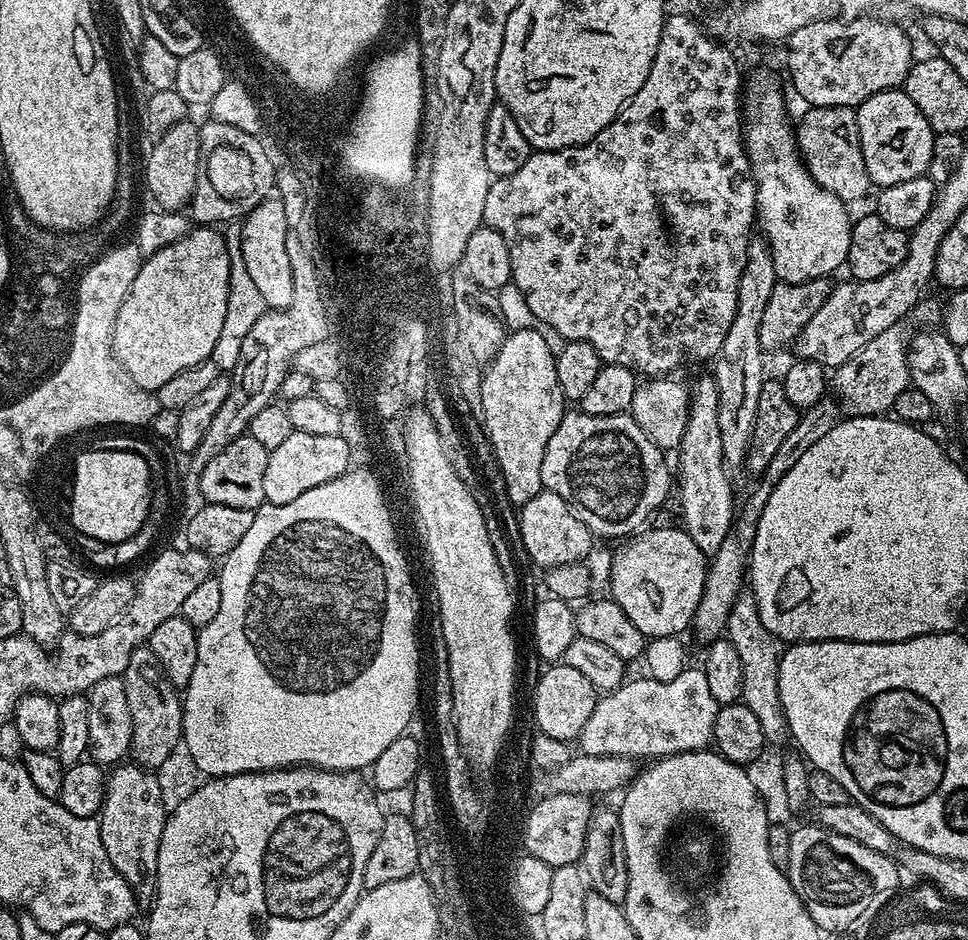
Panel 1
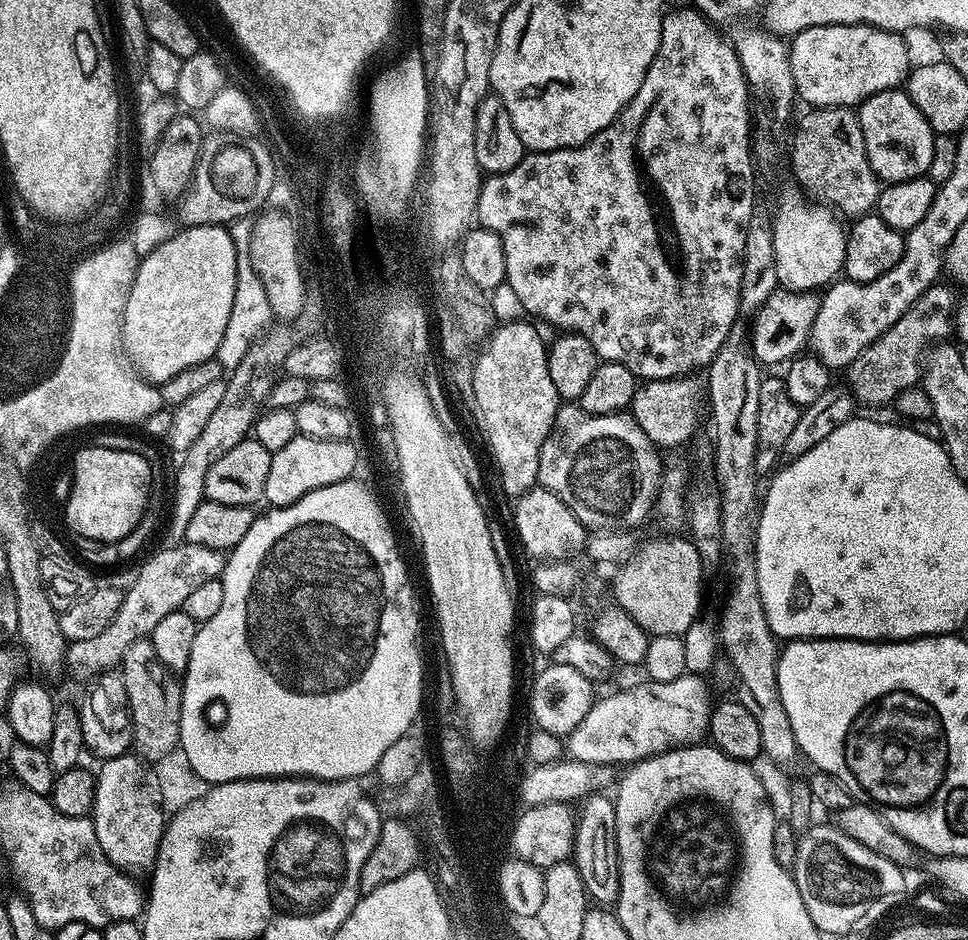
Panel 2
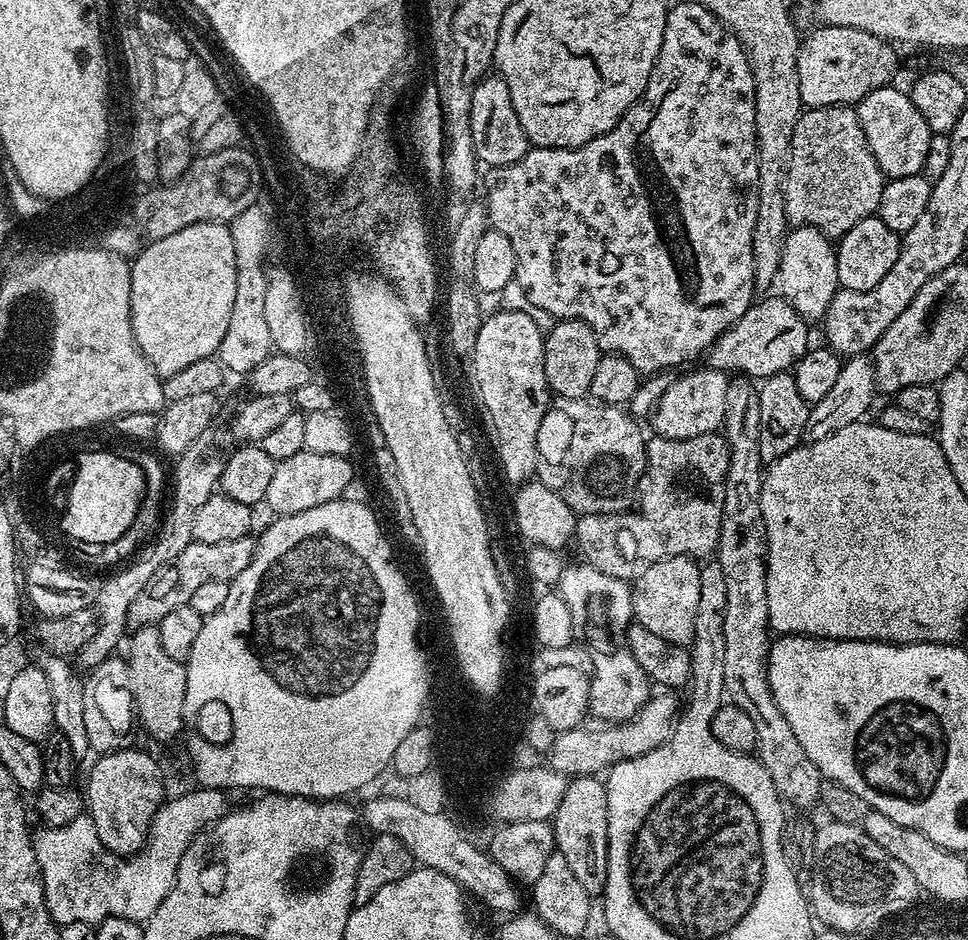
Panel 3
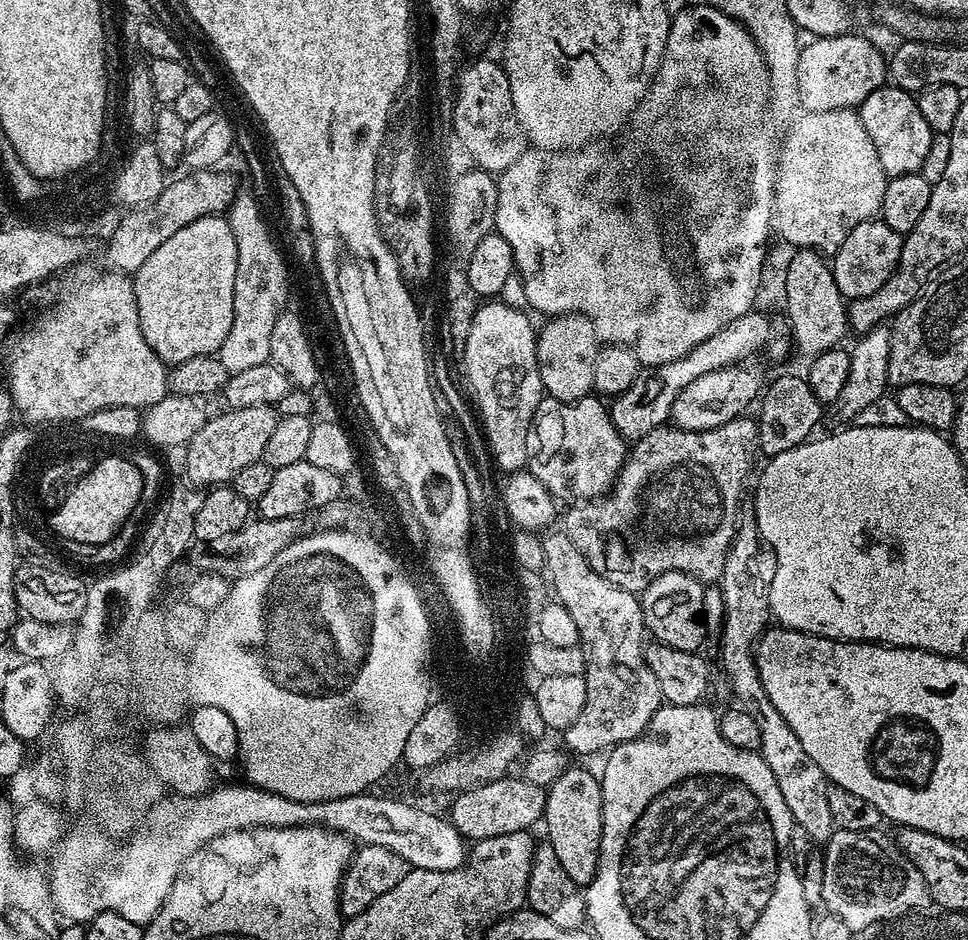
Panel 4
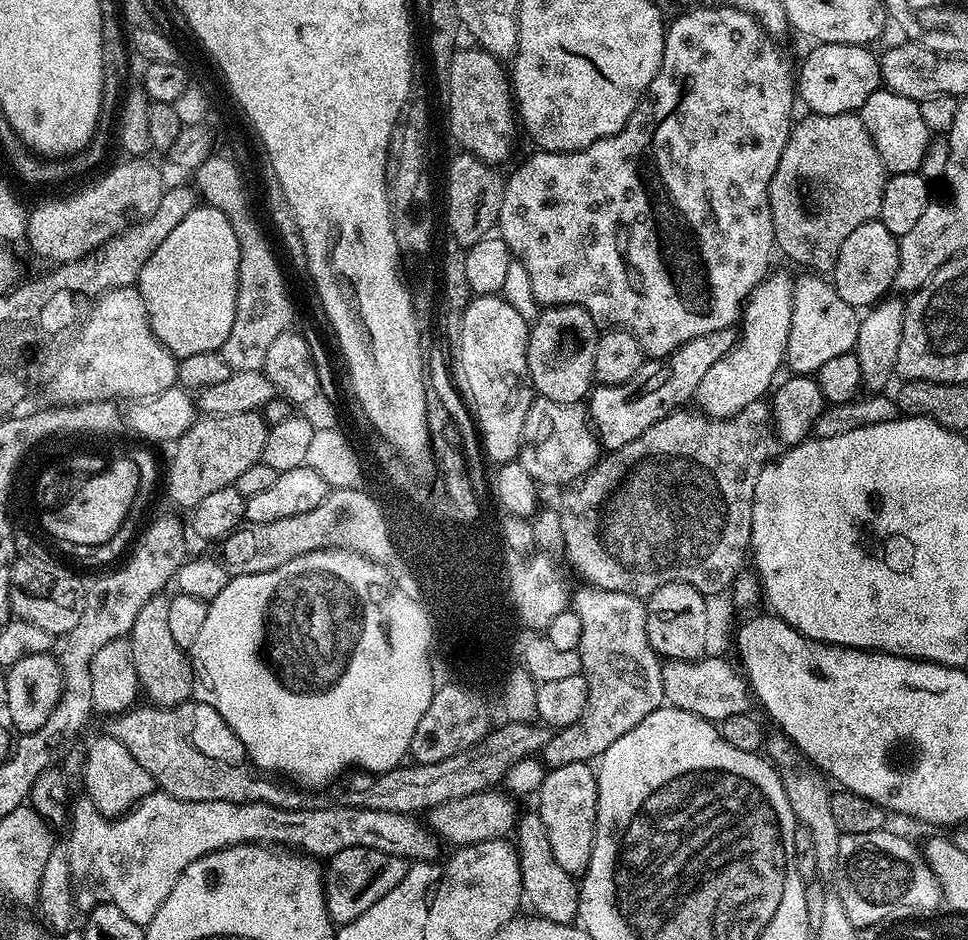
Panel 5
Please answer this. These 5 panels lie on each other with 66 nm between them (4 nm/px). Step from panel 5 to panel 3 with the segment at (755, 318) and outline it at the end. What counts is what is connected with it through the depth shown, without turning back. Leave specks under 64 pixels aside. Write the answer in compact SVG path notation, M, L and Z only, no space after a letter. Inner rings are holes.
M703 370L704 372L685 371L673 379L671 386L662 394L650 417L655 435L671 440L698 438L702 434L721 431L724 415L728 409L728 389L730 380L723 372Z

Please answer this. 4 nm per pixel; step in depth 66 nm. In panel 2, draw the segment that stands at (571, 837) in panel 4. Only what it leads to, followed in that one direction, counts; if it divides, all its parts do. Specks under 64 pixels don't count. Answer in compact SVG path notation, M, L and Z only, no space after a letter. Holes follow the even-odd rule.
M607 795L585 796L579 805L580 814L575 817L576 832L572 838L571 863L576 865L584 883L584 889L597 905L615 905L620 889L620 867L616 854L616 806Z

